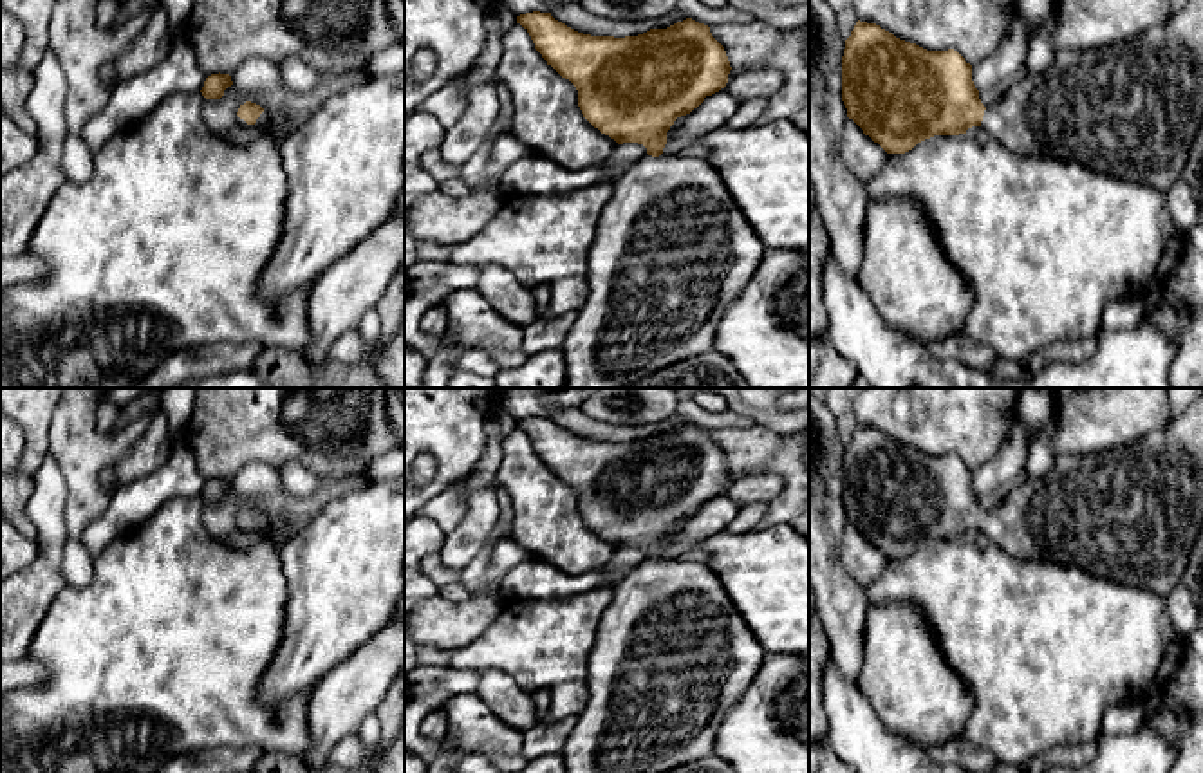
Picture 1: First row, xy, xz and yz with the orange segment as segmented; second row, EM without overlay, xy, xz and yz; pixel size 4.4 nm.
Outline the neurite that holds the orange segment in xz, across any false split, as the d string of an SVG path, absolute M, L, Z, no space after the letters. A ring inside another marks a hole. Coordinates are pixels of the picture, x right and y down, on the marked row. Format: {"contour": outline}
{"contour": "M540 11L517 16L517 23L529 33L547 65L576 87L578 107L594 128L618 144L638 143L647 148L639 161L612 181L612 195L598 220L587 253L589 294L562 345L567 363L564 388L629 388L677 361L712 352L719 321L755 275L766 246L706 159L665 155L663 148L677 117L726 87L732 67L724 47L708 25L692 18L625 38L583 34Z"}

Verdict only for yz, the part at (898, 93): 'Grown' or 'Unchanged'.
Grown

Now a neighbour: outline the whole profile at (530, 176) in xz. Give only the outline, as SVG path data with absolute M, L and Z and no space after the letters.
M538 155L515 161L502 175L499 190L502 195L565 195L603 177L618 179L629 166L591 166L585 170L565 170Z

